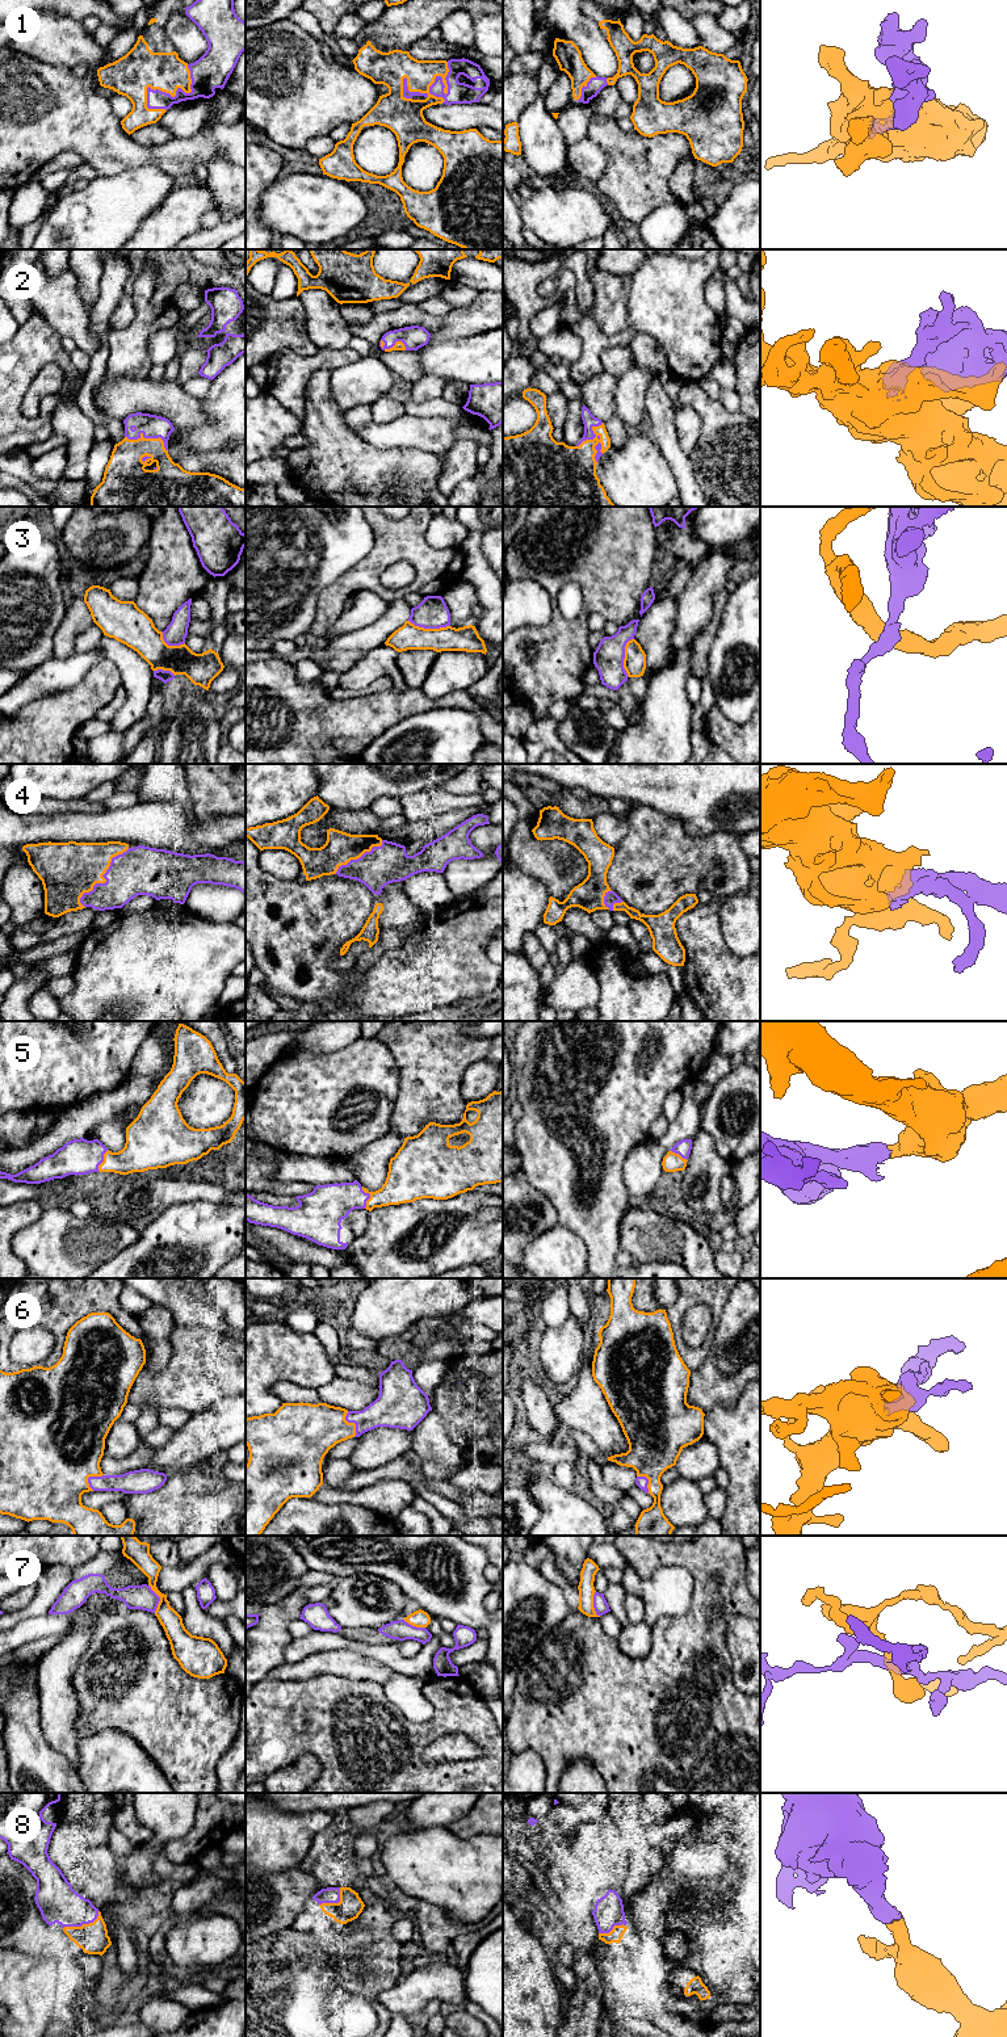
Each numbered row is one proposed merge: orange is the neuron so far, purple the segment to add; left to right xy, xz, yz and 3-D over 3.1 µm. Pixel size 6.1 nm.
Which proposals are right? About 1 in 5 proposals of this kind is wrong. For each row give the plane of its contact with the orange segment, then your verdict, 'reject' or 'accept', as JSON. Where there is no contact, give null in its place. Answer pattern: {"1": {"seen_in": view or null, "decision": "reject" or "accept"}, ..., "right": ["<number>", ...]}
{"1": {"seen_in": "xz", "decision": "accept"}, "2": {"seen_in": "yz", "decision": "accept"}, "3": {"seen_in": "xz", "decision": "reject"}, "4": {"seen_in": "xy", "decision": "accept"}, "5": {"seen_in": "xz", "decision": "accept"}, "6": {"seen_in": "xz", "decision": "accept"}, "7": {"seen_in": "xy", "decision": "reject"}, "8": {"seen_in": "xy", "decision": "accept"}, "right": ["1", "2", "4", "5", "6", "8"]}

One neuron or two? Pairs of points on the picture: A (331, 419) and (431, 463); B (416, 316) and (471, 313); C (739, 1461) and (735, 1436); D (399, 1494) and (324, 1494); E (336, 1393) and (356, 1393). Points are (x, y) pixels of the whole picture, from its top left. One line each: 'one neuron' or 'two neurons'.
A: one neuron
B: two neurons
C: one neuron
D: one neuron
E: one neuron

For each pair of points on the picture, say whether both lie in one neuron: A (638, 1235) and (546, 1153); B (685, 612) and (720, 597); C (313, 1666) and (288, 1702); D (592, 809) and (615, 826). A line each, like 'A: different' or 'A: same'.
A: different
B: different
C: different
D: different

